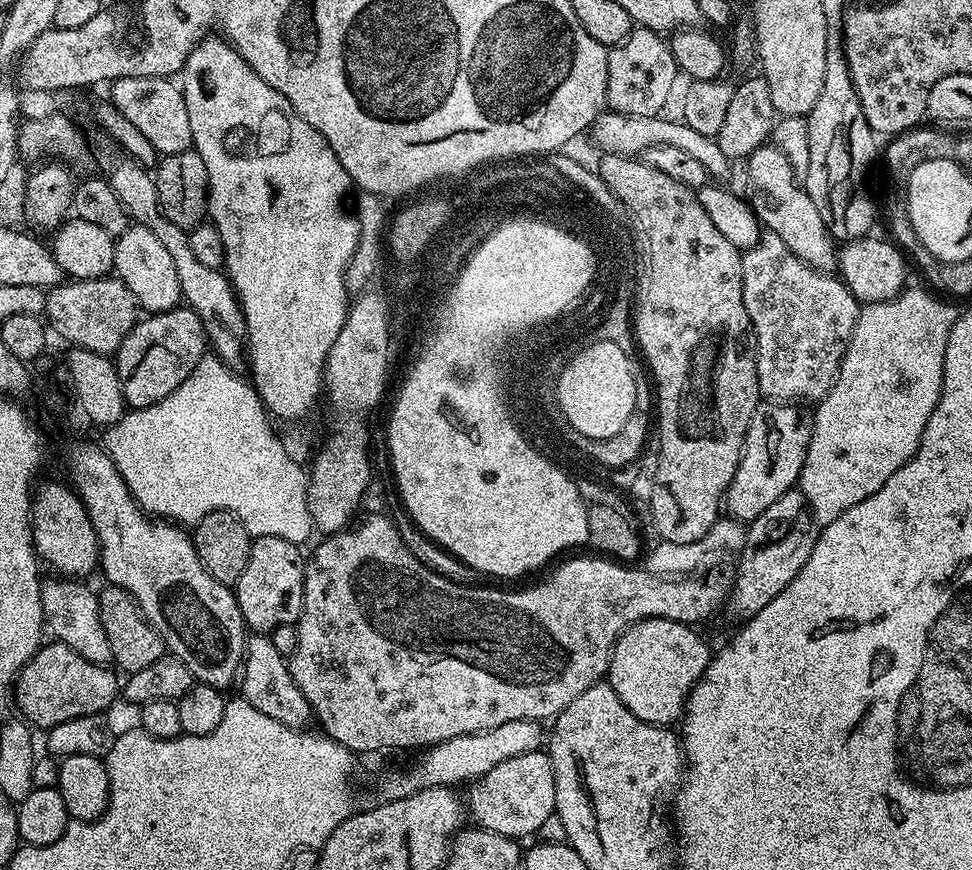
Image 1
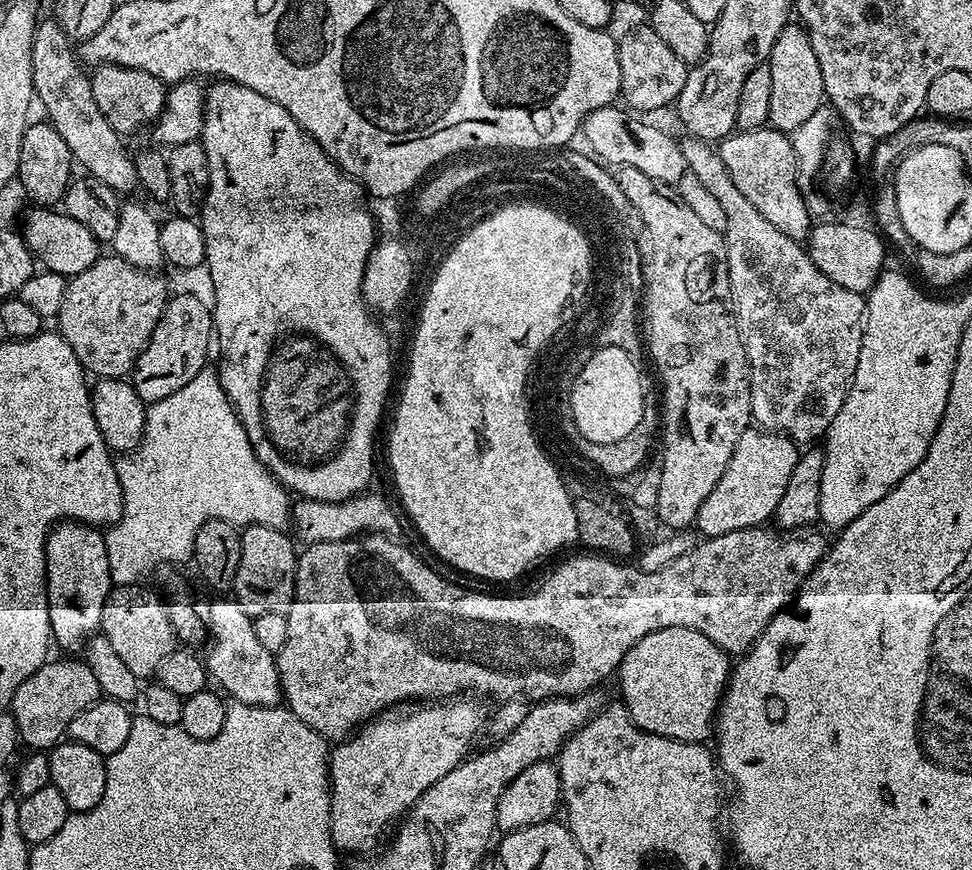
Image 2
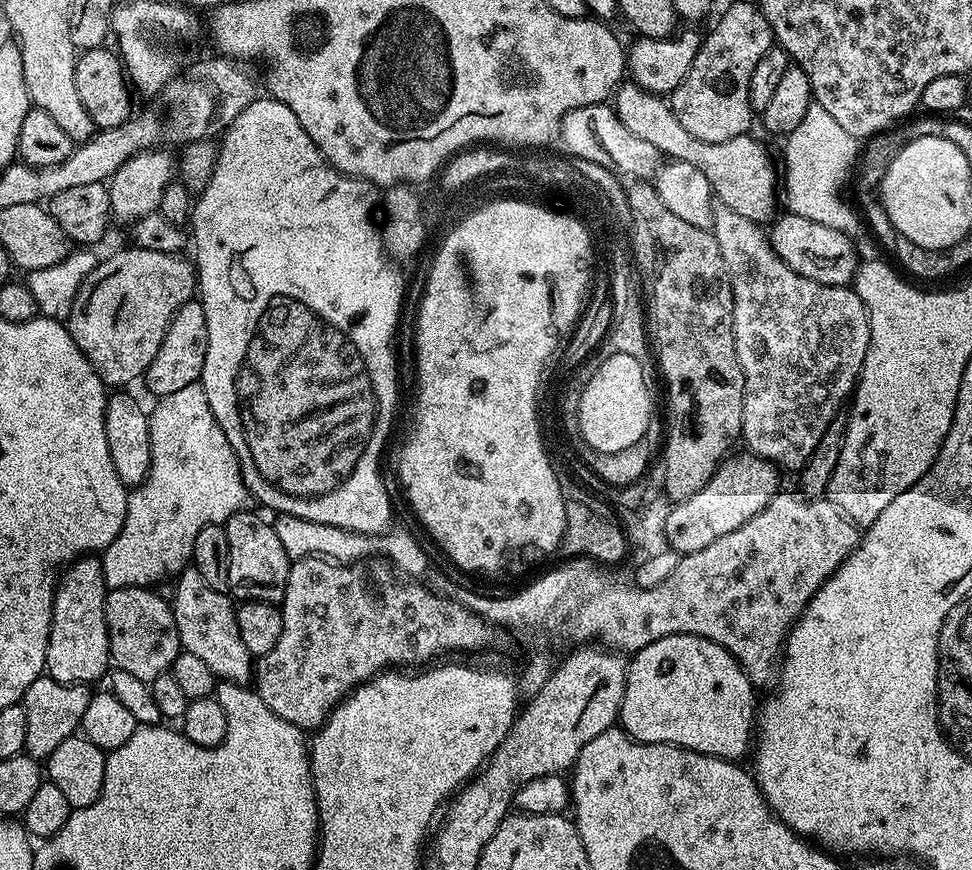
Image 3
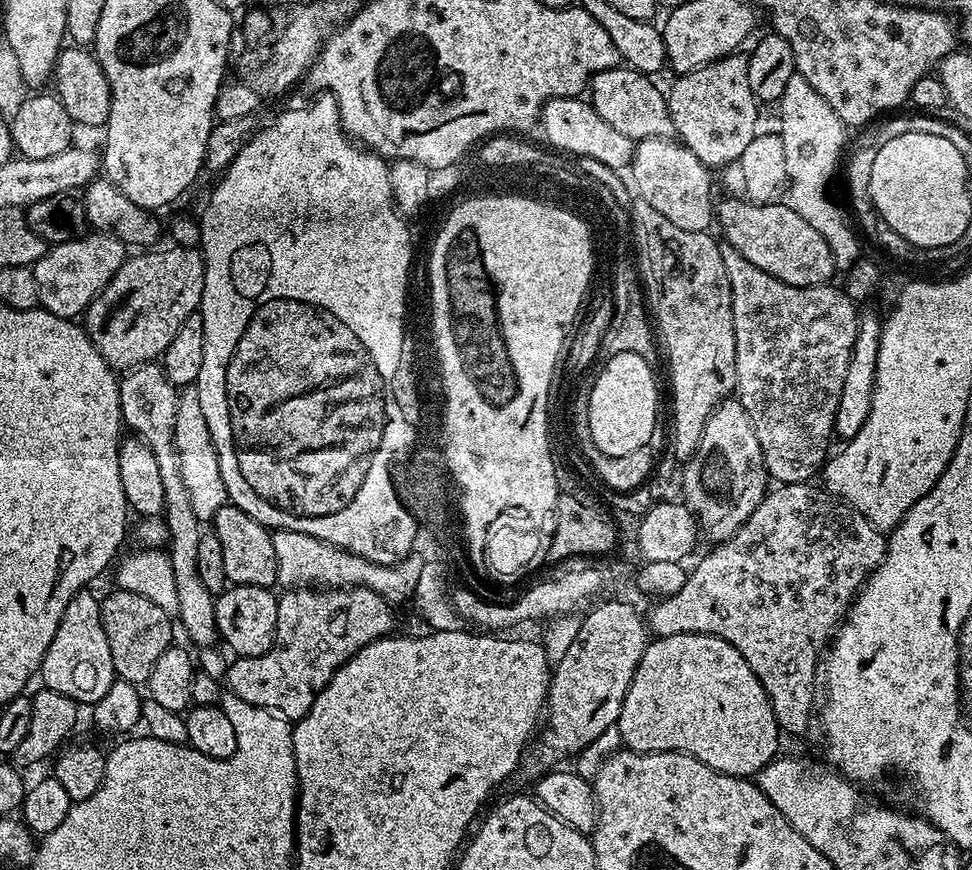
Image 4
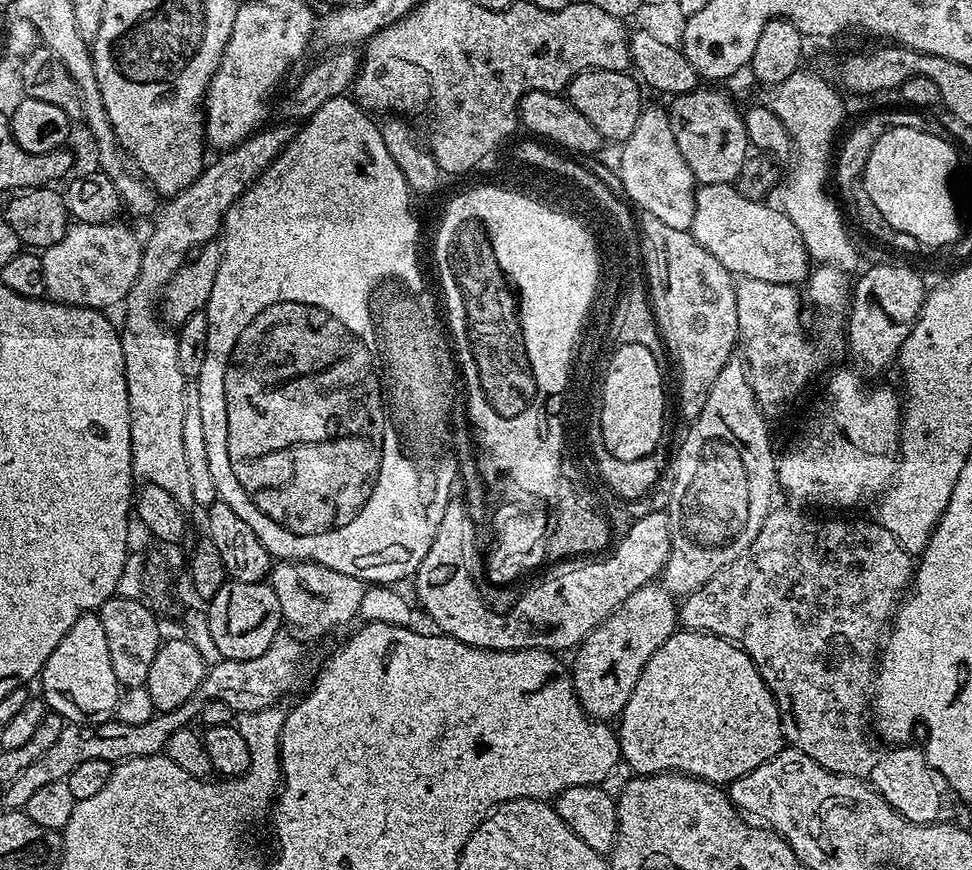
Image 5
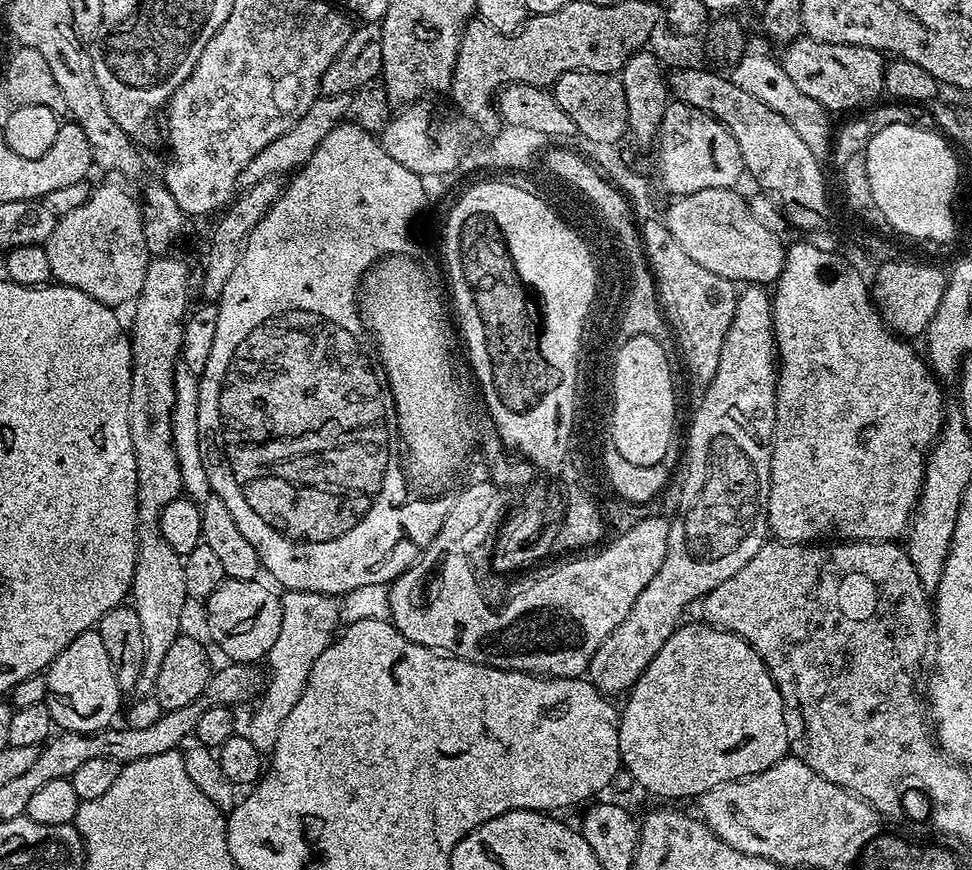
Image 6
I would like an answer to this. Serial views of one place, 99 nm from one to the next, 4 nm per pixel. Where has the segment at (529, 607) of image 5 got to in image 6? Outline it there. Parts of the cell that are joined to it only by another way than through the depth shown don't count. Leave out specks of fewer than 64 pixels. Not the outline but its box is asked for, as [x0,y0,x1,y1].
[388,515,669,677]

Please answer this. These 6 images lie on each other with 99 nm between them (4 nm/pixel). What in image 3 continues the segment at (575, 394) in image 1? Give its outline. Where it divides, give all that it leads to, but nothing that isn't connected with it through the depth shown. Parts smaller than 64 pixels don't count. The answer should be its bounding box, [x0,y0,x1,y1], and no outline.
[584,354,654,454]

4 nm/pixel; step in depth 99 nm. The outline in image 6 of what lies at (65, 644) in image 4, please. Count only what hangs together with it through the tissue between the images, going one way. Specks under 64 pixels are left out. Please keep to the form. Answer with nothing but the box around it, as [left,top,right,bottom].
[46,630,122,732]

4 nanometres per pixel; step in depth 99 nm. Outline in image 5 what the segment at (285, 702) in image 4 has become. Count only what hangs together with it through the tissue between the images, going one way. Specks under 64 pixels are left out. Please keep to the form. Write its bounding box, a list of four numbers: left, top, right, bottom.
[3,630,304,810]

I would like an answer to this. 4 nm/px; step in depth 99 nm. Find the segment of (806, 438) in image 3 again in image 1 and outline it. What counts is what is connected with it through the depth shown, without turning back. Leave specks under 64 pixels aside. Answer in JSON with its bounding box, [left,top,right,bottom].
[590,110,862,402]

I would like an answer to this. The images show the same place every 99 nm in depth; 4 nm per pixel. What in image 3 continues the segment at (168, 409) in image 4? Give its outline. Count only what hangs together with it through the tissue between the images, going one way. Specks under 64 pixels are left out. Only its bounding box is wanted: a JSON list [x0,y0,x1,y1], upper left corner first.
[170,567,254,686]

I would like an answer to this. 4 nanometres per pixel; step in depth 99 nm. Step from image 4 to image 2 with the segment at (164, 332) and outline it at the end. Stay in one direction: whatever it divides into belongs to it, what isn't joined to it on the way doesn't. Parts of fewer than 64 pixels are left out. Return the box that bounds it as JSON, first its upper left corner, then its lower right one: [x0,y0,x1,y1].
[58,254,170,378]

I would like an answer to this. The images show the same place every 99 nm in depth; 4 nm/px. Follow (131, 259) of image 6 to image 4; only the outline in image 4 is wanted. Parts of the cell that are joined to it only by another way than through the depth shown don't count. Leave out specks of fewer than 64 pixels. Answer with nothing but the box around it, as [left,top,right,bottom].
[31,230,126,320]

